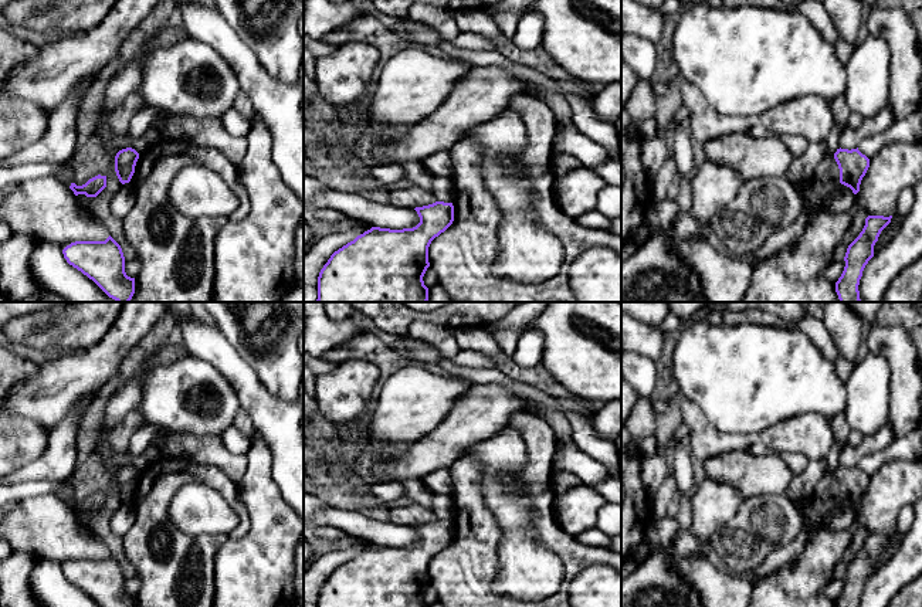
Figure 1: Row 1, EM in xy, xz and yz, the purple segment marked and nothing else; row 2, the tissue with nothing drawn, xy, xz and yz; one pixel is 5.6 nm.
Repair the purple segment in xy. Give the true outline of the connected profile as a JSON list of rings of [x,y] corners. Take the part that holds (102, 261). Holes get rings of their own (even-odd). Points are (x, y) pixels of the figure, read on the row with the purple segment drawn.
[[[109,235],[105,241],[75,241],[62,250],[70,265],[92,279],[109,298],[129,302],[135,278],[125,272],[121,245]]]

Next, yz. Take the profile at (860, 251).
[[[868,216],[860,235],[848,245],[844,257],[844,271],[835,282],[840,302],[862,302],[858,291],[862,271],[874,257],[874,245],[881,231],[891,223],[891,218],[892,216]]]

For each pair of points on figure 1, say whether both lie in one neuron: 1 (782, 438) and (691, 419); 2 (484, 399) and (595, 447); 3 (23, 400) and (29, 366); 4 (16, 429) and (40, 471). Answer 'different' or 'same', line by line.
1: same
2: different
3: different
4: different

